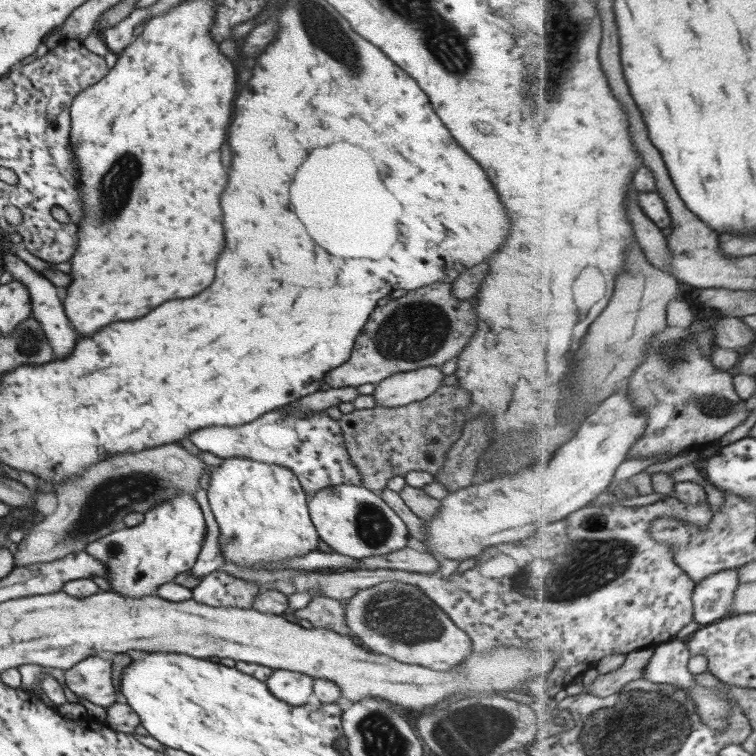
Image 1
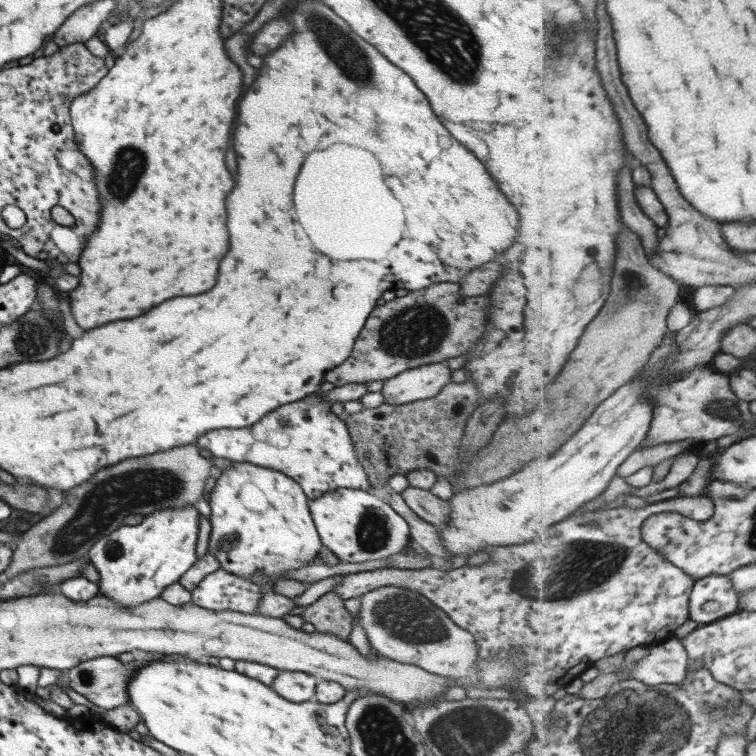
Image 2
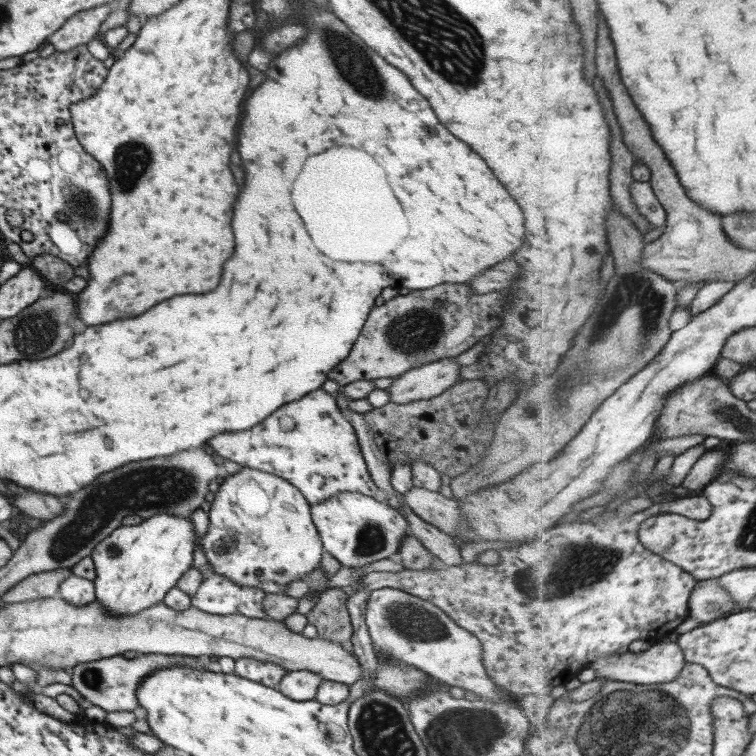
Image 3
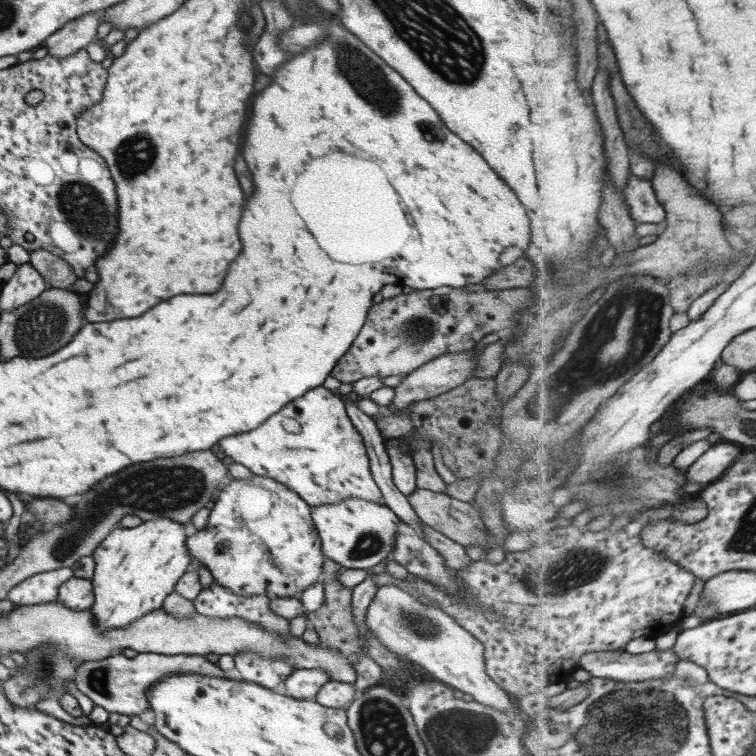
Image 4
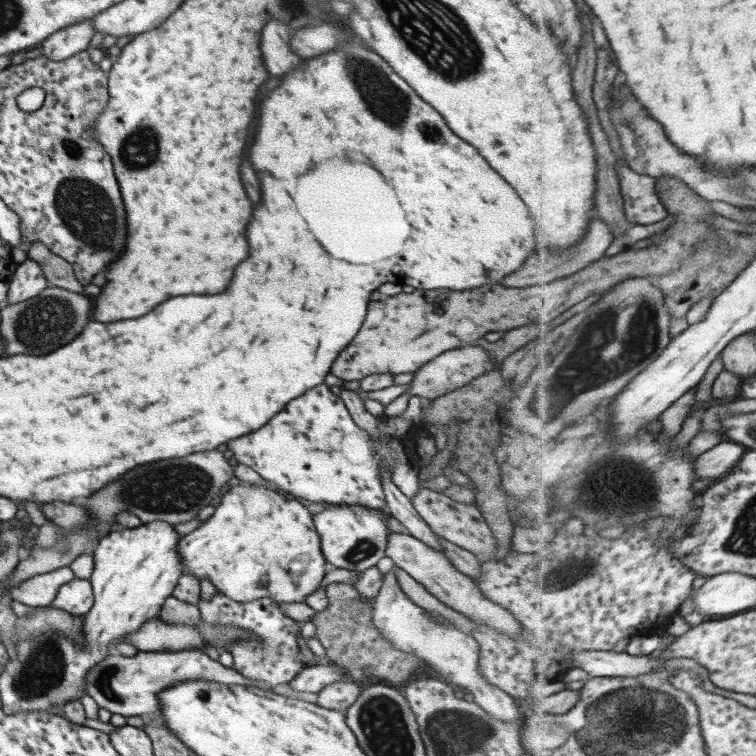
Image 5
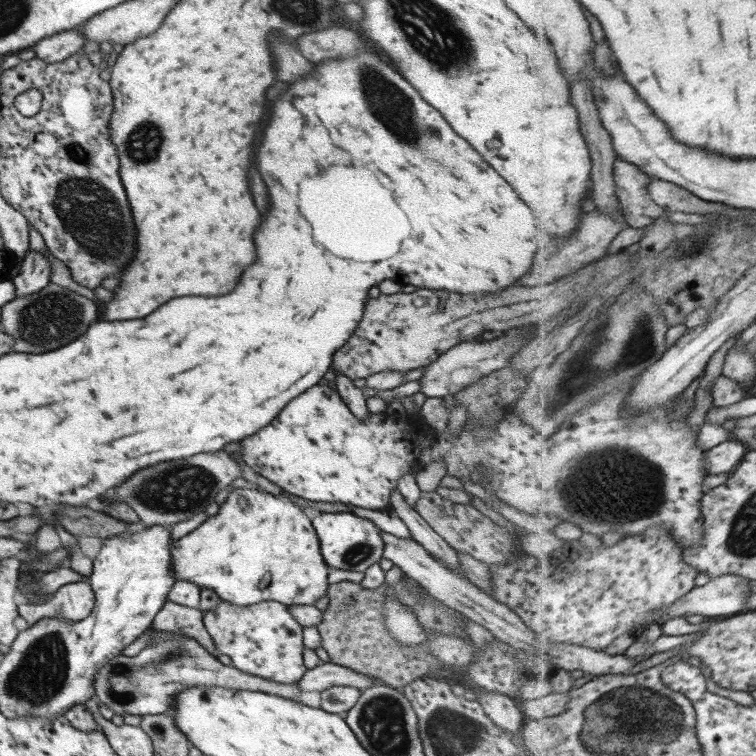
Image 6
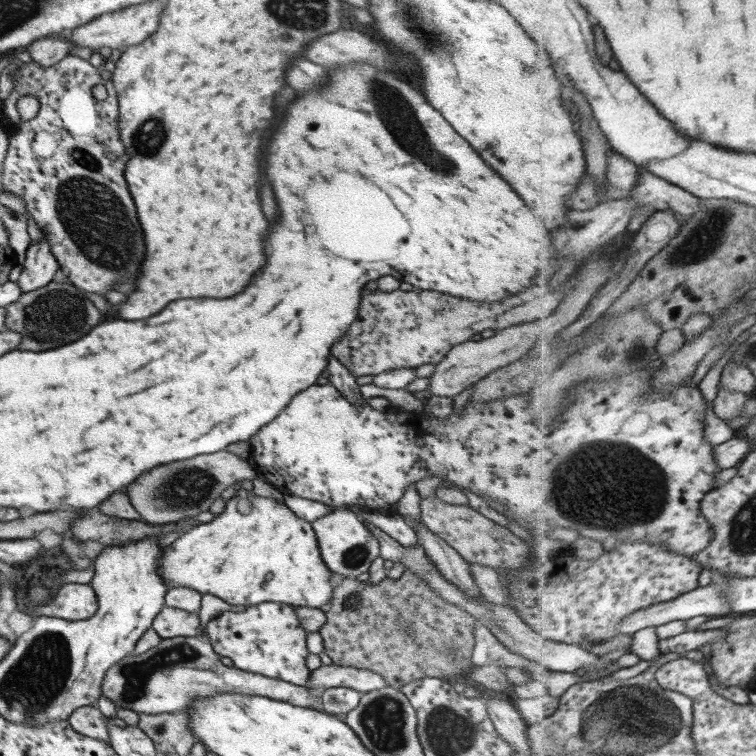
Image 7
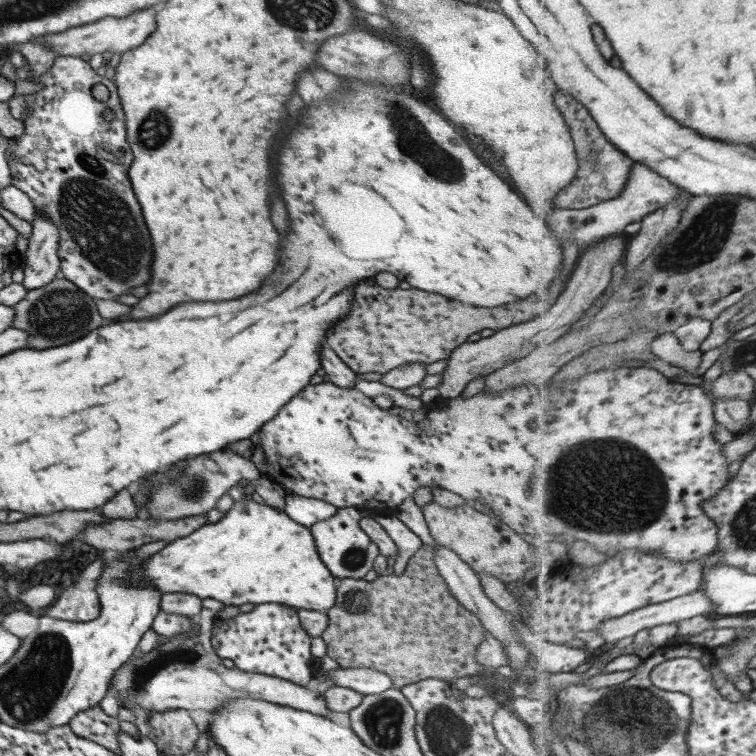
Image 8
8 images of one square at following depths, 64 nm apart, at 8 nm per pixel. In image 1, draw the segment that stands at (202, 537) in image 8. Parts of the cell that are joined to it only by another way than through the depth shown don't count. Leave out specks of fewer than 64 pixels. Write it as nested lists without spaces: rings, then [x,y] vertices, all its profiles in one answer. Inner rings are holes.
[[[247,457],[223,458],[209,475],[208,483],[205,501],[219,527],[219,551],[225,562],[230,561],[248,568],[257,566],[257,563],[267,566],[267,563],[281,563],[283,559],[305,555],[317,548],[319,538],[309,518],[307,496],[293,471],[289,471],[287,467],[258,463]]]

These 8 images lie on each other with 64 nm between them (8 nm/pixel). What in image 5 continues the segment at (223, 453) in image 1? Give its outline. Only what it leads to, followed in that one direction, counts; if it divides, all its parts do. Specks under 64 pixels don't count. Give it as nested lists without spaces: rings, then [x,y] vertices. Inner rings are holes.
[[[324,384],[311,388],[301,396],[285,403],[266,424],[258,430],[231,439],[226,442],[227,455],[233,463],[249,466],[283,492],[293,497],[317,504],[355,504],[362,507],[385,510],[381,483],[381,465],[389,467],[389,476],[393,474],[393,460],[389,454],[389,441],[397,439],[384,434],[378,428],[377,440],[371,440],[367,432],[357,429],[351,421],[344,402],[334,396]]]

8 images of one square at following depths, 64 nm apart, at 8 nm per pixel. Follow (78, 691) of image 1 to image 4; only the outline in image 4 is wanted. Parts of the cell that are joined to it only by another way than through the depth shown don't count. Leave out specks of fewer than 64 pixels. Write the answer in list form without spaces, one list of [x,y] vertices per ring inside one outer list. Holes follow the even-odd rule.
[[[120,653],[112,654],[101,660],[83,661],[77,665],[73,682],[75,688],[85,694],[95,706],[117,714],[138,715],[149,708],[145,693],[149,685],[157,683],[157,679],[173,673],[197,673],[198,675],[223,677],[229,679],[234,673],[223,672],[217,663],[201,655],[165,655],[155,653],[137,653],[135,657],[127,658]]]

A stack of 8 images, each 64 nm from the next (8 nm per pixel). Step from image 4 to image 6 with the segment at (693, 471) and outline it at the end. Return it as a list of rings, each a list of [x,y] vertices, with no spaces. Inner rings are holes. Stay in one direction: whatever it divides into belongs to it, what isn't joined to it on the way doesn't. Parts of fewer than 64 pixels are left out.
[[[739,440],[719,443],[708,451],[709,474],[733,472],[749,450],[749,446]]]

